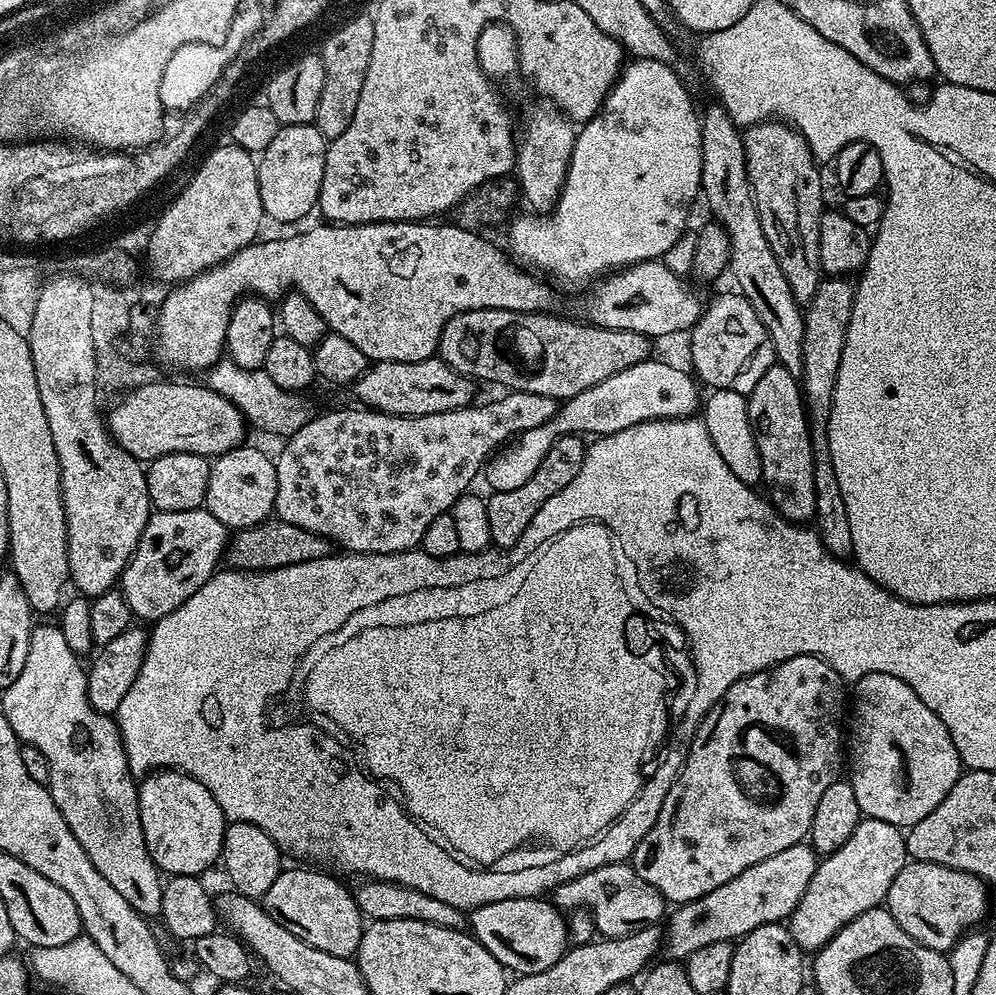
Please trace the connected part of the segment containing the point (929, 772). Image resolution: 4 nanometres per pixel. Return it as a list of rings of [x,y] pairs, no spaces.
[[[866,674],[855,681],[856,705],[850,708],[852,737],[846,744],[852,747],[854,798],[858,798],[861,813],[867,819],[890,822],[901,830],[913,828],[958,782],[962,775],[960,755],[950,738],[950,730],[894,674]]]

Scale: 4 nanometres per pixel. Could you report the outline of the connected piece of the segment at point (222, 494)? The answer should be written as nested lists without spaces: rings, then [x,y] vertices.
[[[241,446],[223,452],[211,461],[210,482],[206,486],[204,507],[218,522],[222,522],[229,530],[249,528],[260,524],[273,515],[276,506],[276,462],[260,448]]]

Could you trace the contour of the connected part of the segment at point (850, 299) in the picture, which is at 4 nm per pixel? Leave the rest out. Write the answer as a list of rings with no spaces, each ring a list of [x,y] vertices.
[[[842,276],[821,279],[817,292],[803,309],[805,341],[802,347],[802,395],[808,413],[814,454],[814,494],[816,514],[814,527],[820,540],[832,556],[848,558],[853,555],[850,538],[850,518],[846,514],[846,501],[838,486],[838,474],[834,474],[834,462],[828,445],[828,423],[834,402],[834,390],[838,386],[838,366],[842,362],[842,346],[846,346],[846,330],[850,326],[850,314],[854,310],[856,284]]]

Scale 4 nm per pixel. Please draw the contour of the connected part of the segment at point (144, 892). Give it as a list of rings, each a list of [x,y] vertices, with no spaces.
[[[37,623],[30,632],[30,650],[26,654],[26,666],[22,666],[22,674],[18,674],[18,678],[14,682],[10,682],[8,688],[3,689],[4,708],[2,708],[2,715],[6,718],[6,722],[10,722],[10,726],[16,737],[19,738],[21,745],[34,746],[34,750],[39,750],[46,757],[46,766],[50,766],[50,778],[46,785],[48,793],[54,798],[58,810],[62,810],[62,818],[66,818],[66,826],[70,826],[74,838],[78,838],[82,850],[86,850],[90,862],[94,862],[98,874],[102,874],[102,878],[106,878],[106,882],[110,882],[110,886],[114,886],[114,890],[118,890],[118,894],[122,894],[122,898],[126,898],[126,902],[130,902],[130,906],[134,906],[134,910],[138,910],[140,916],[156,918],[159,917],[162,910],[162,894],[164,893],[162,873],[150,858],[150,850],[146,850],[146,838],[142,834],[142,818],[138,806],[138,798],[140,797],[138,784],[128,769],[128,755],[124,753],[124,743],[120,737],[120,730],[116,727],[115,719],[112,716],[104,716],[98,710],[94,710],[94,706],[90,706],[88,674],[85,665],[80,665],[80,660],[81,657],[77,652],[70,650],[70,646],[66,646],[66,638],[62,638],[62,630],[59,626],[55,623]]]

